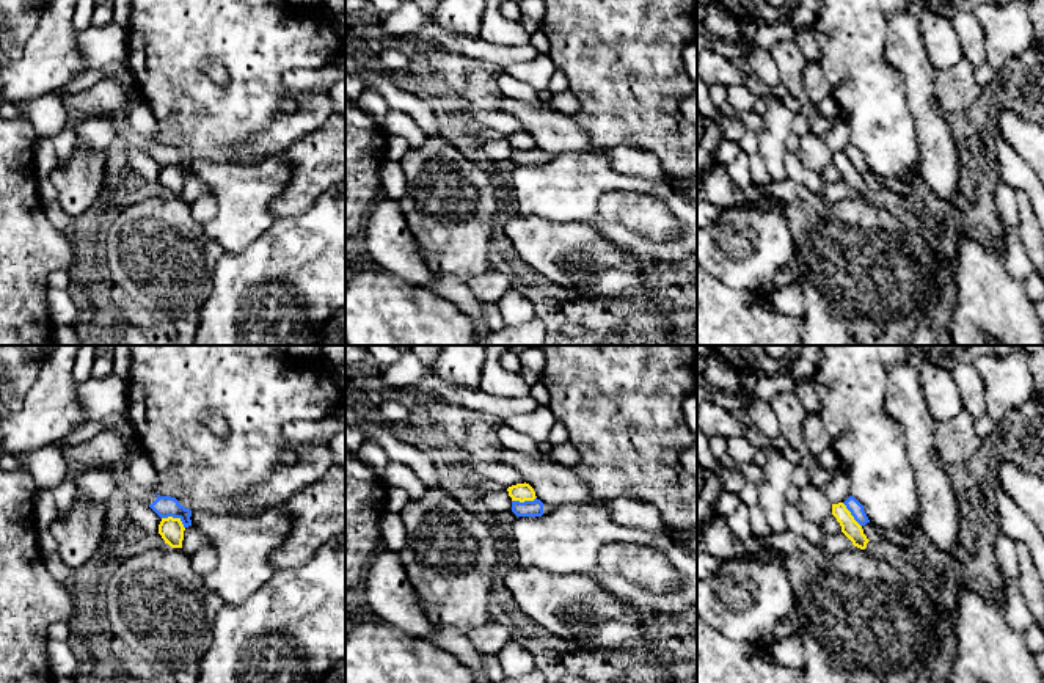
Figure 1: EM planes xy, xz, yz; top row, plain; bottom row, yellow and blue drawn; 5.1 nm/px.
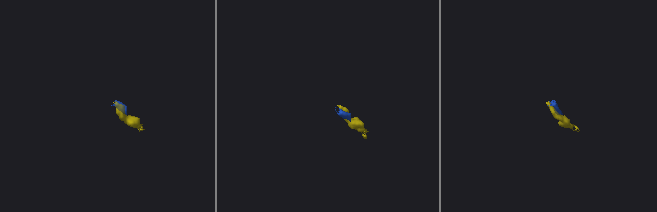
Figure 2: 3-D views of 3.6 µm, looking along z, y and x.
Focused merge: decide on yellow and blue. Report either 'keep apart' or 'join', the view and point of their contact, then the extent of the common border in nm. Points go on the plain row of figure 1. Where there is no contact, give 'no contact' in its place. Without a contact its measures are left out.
keep apart; meets yellow in xy at (175, 167); contact 130 nm long

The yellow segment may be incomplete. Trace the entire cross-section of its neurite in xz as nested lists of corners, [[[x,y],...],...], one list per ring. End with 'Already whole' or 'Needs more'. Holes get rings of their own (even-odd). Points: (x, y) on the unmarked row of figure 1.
[[[526,130],[512,133],[507,137],[507,140],[512,149],[524,151],[524,149],[534,149],[537,146],[534,137]]]. Already whole

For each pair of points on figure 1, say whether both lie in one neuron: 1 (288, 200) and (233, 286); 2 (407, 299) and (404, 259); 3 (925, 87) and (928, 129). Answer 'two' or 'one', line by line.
1: two
2: two
3: one

